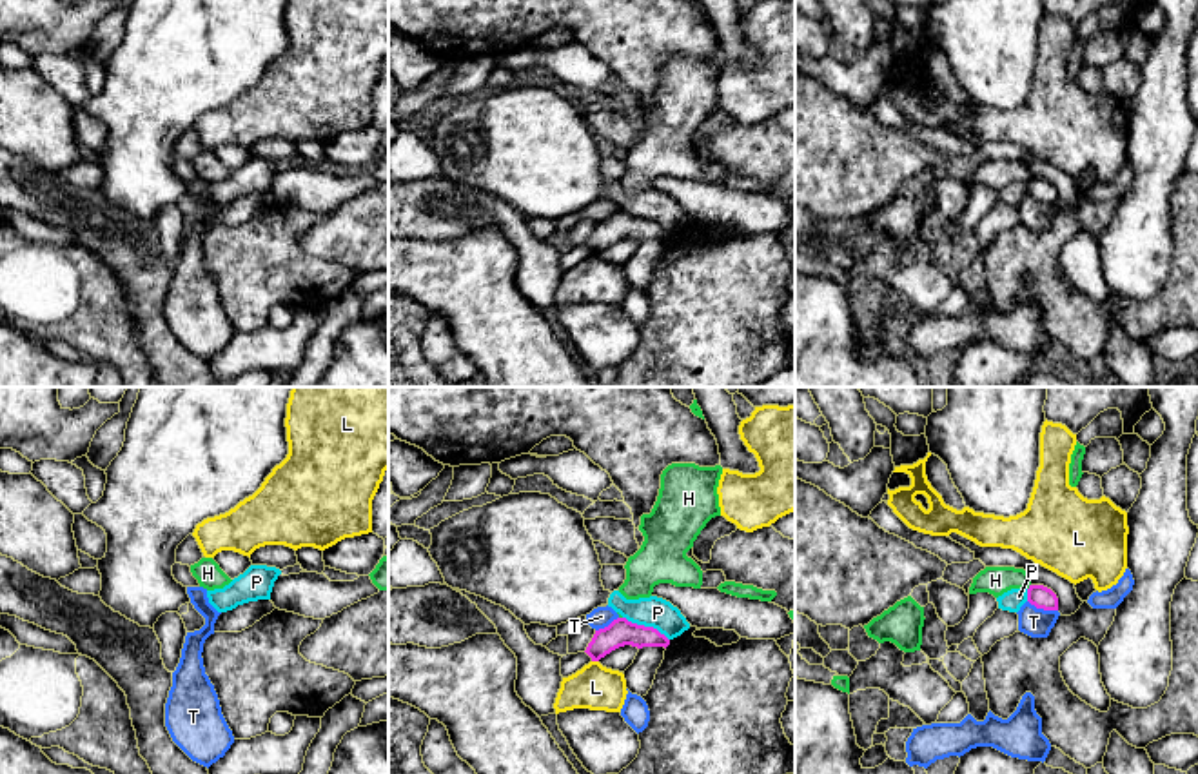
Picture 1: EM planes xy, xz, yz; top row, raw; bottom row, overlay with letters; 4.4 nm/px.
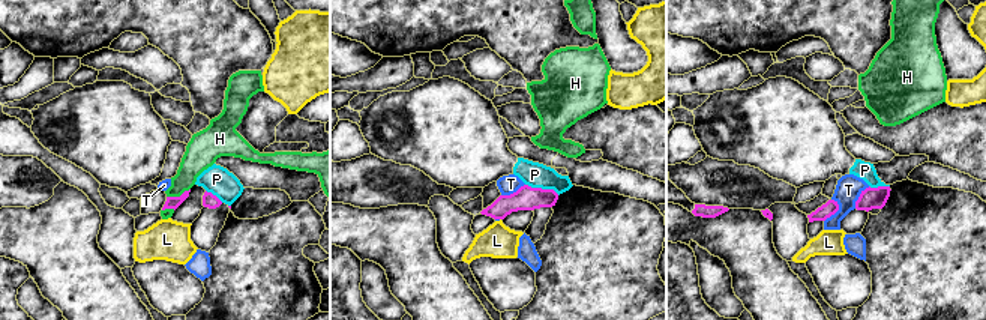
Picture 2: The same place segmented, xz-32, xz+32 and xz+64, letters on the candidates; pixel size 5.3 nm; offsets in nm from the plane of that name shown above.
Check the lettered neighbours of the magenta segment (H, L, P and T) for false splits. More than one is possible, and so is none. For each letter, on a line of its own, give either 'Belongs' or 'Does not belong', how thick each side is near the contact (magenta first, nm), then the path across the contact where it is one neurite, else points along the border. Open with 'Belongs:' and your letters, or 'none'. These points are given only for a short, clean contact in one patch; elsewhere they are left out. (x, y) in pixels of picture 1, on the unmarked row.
Belongs: none
H: Does not belong. Thickness 100 nm (magenta) against 130 nm. Boundary: yz (1030, 177), (1028, 182)
L: Does not belong. Thickness 120 nm (magenta) against 200 nm
P: Does not belong. Thickness 120 nm (magenta) against 140 nm. Boundary: xz (623, 209), (656, 220), (668, 233)
T: Does not belong. Thickness 100 nm (magenta) against 130 nm. Boundary: yz (1028, 193), (1037, 200), (1057, 204)

